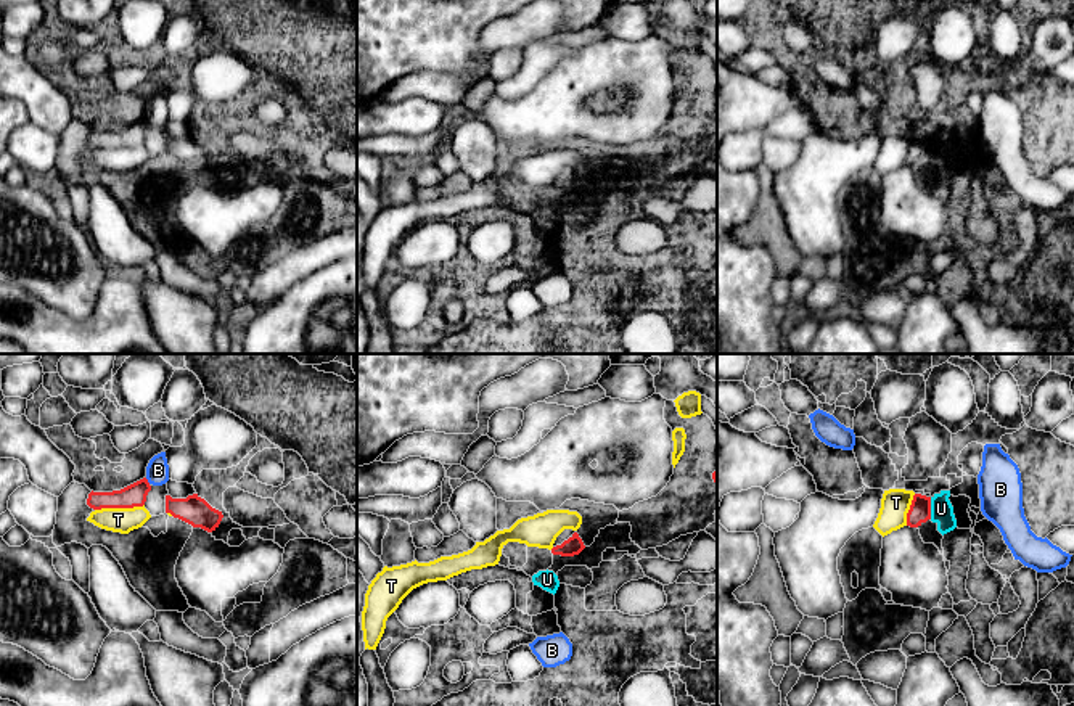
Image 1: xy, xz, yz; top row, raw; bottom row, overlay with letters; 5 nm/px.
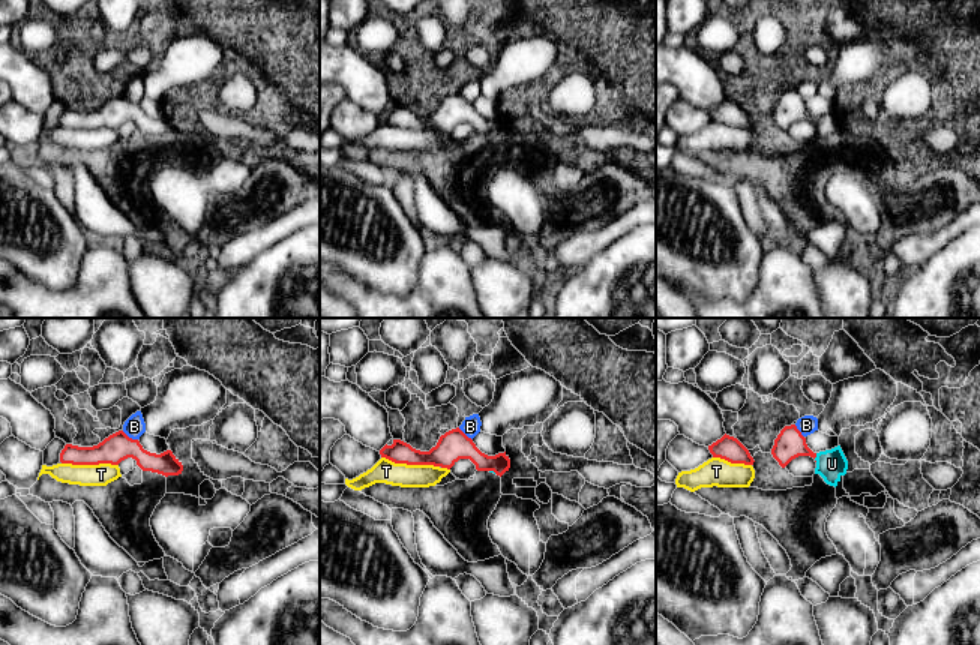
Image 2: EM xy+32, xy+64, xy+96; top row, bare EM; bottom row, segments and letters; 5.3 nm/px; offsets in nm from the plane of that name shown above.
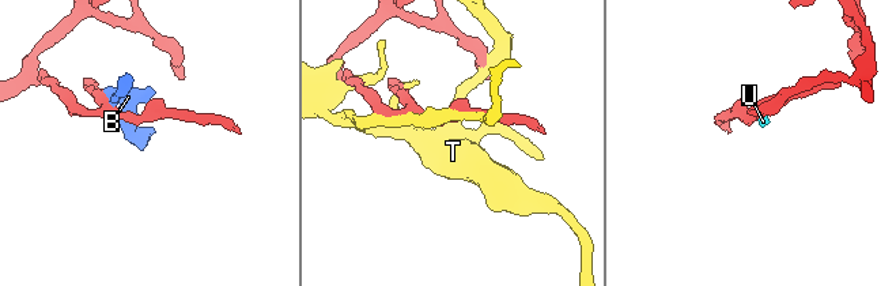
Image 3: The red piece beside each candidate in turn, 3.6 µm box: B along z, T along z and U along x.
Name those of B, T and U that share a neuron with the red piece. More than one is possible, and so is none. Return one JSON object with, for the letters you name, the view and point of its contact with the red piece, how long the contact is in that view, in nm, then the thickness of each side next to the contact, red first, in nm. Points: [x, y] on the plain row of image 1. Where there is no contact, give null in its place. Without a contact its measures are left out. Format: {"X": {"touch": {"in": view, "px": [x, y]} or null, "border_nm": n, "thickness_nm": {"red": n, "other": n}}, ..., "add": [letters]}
{"add": []}

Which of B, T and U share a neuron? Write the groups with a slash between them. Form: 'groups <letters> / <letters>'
groups B / T / U

